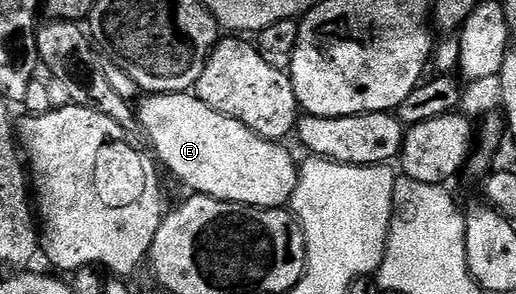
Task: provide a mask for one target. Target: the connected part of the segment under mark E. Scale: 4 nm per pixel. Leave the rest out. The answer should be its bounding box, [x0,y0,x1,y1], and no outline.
[138,92,300,208]

